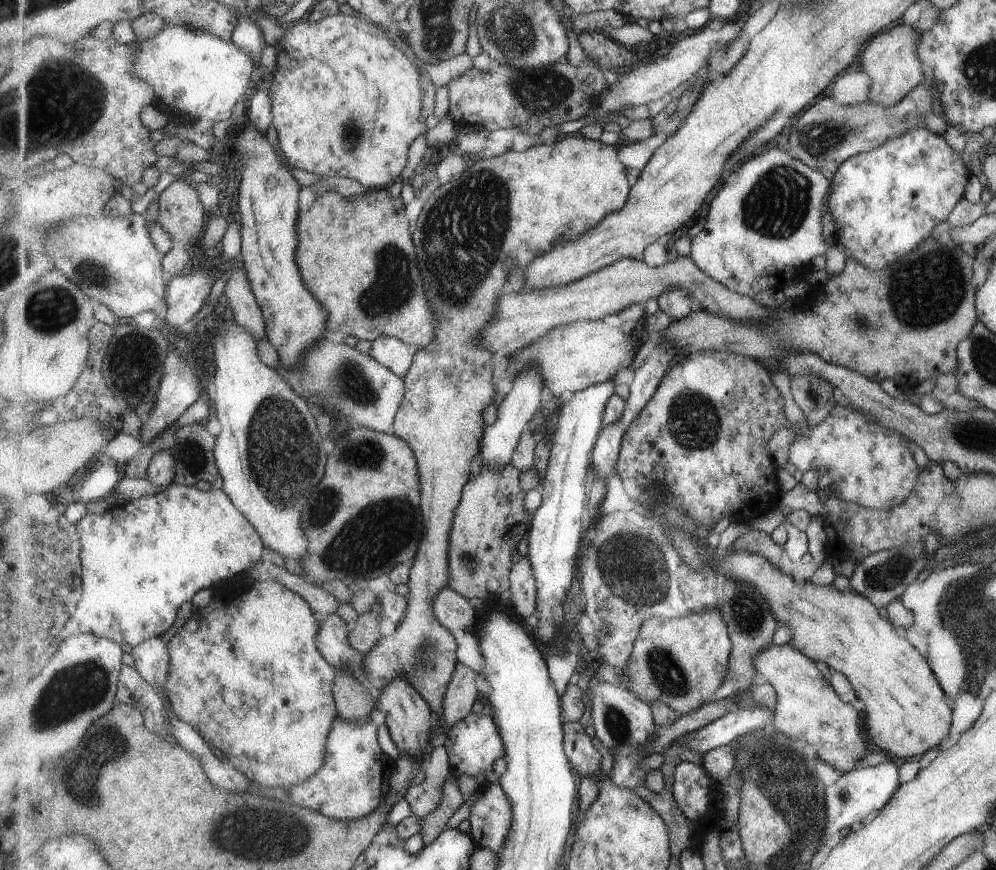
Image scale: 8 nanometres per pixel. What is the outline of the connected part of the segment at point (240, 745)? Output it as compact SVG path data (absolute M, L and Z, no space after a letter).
M274 579L249 584L247 590L239 592L239 596L237 594L231 596L231 604L229 604L229 596L227 598L223 598L223 596L215 598L215 602L211 602L205 610L197 610L170 640L169 650L172 659L170 660L170 677L165 692L168 694L174 712L182 721L192 724L192 727L199 731L212 747L219 748L225 758L229 756L229 760L235 764L237 769L245 772L257 784L265 784L265 788L271 788L271 792L282 792L301 783L301 780L309 780L309 777L317 774L325 764L328 736L338 717L336 697L334 696L338 670L321 652L318 644L320 628L321 616L312 609L307 600Z

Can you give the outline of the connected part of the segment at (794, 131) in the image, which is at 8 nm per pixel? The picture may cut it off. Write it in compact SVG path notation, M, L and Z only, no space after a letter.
M917 84L898 103L888 107L867 100L856 105L839 105L828 95L801 113L795 124L787 129L789 144L801 161L832 180L836 168L850 156L880 147L885 141L900 137L910 129L924 128L924 115L929 112L931 94L925 84Z

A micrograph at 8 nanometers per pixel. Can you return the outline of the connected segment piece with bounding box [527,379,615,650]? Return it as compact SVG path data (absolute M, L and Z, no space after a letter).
M615 380L588 386L565 398L561 418L551 438L549 463L541 489L543 502L534 514L528 540L531 559L538 582L538 623L533 630L545 649L557 636L554 608L566 600L567 592L575 582L577 564L585 528L584 512L590 496L592 480L592 450L602 432L602 422L608 400L615 395Z

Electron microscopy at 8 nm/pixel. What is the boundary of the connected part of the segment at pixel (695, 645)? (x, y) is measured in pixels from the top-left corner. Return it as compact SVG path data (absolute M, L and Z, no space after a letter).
M709 609L704 613L691 613L685 615L684 617L667 619L666 617L653 617L652 619L646 620L640 628L640 635L636 640L636 646L633 649L631 656L631 664L628 666L628 671L626 676L628 681L625 681L623 686L633 691L641 700L651 703L652 701L663 701L668 704L679 716L688 715L698 708L701 708L705 703L715 702L717 691L722 687L722 684L728 678L728 672L730 669L730 656L733 650L733 643L730 637L730 632L728 626L723 624L721 620L721 610L719 609Z

